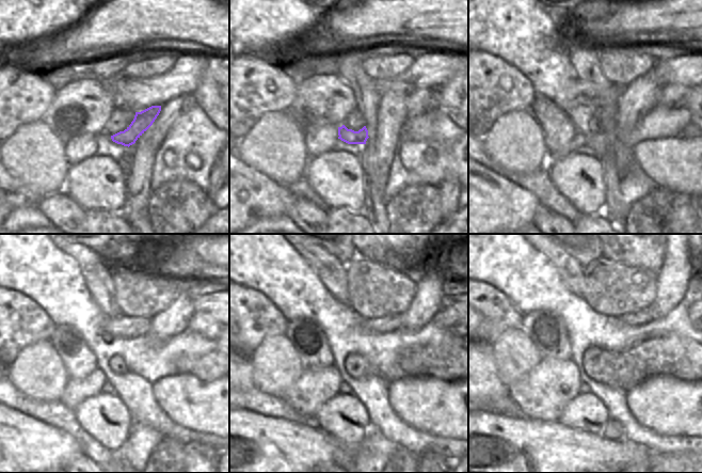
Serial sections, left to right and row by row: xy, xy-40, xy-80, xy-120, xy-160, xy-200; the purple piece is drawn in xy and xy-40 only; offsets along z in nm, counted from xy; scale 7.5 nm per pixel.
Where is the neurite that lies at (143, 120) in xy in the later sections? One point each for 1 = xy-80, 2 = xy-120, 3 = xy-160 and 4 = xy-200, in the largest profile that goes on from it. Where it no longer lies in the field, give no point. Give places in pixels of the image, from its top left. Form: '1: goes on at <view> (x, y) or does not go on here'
1: goes on at xy-80 (578, 140)
2: goes on at xy-120 (76, 391)
3: goes on at xy-160 (315, 385)
4: goes on at xy-200 (542, 395)

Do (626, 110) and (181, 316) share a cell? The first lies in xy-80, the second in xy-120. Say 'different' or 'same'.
same

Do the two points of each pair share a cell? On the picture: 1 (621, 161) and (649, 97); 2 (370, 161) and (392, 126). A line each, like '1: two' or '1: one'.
1: one
2: one

